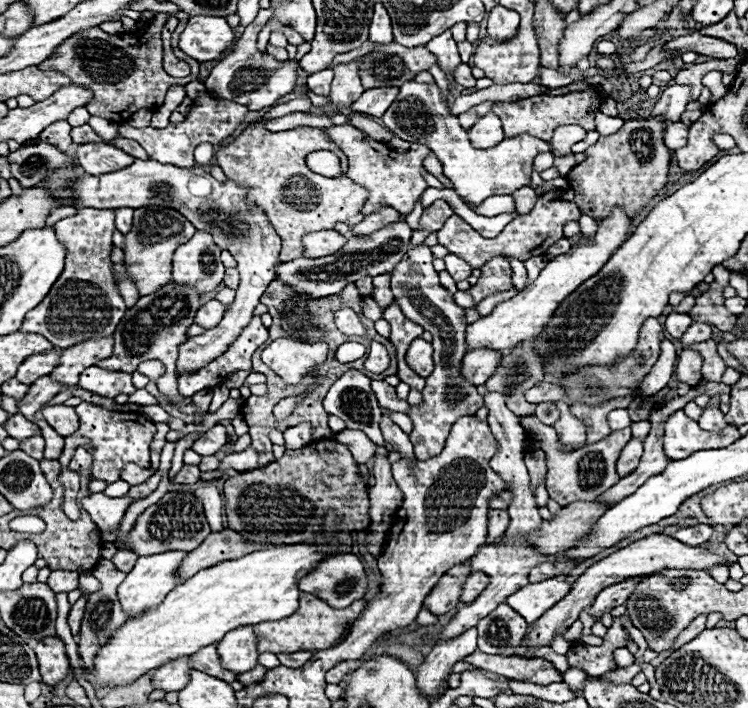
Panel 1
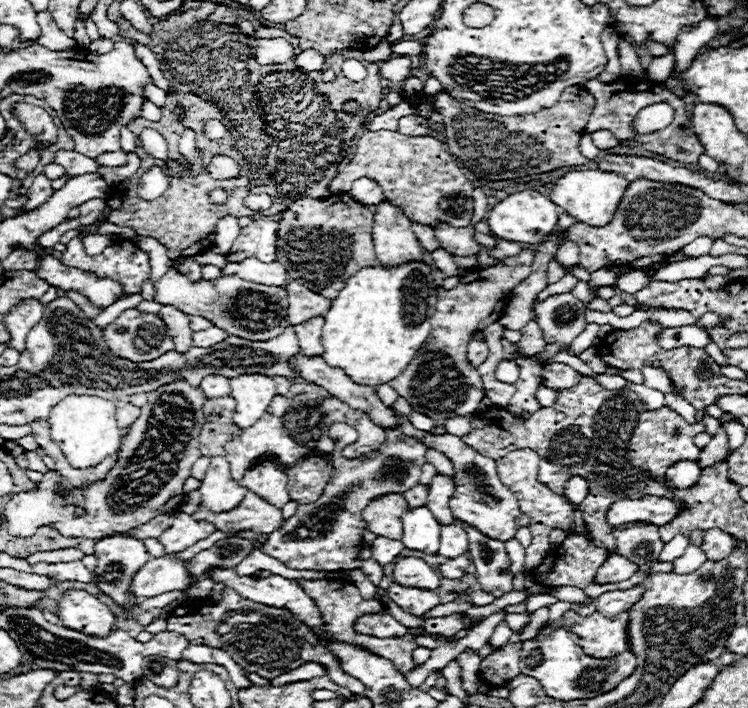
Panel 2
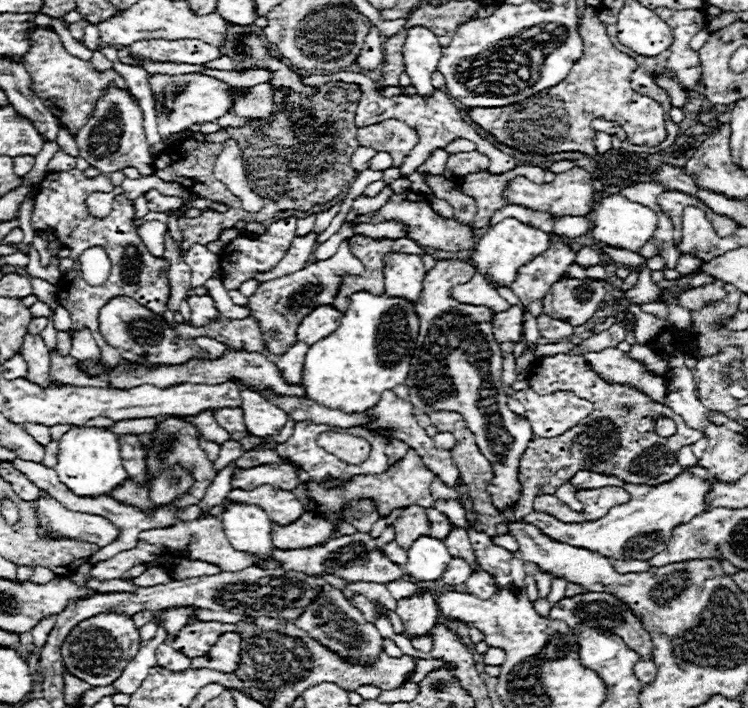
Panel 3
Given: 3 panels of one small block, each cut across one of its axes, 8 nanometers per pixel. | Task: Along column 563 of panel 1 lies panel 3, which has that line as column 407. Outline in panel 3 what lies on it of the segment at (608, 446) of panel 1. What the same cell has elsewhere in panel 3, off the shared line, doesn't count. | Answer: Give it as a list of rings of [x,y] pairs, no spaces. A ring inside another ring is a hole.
[[[408,448],[406,456],[400,458],[394,466],[390,466],[384,474],[378,474],[378,476],[356,476],[346,490],[328,490],[328,488],[322,488],[318,482],[310,482],[308,484],[308,492],[310,496],[314,498],[316,504],[320,504],[322,508],[328,508],[330,512],[338,514],[340,516],[340,506],[344,500],[358,500],[358,498],[364,498],[364,496],[370,496],[376,500],[378,504],[378,512],[380,516],[388,516],[394,508],[400,508],[400,506],[410,506],[410,504],[418,504],[422,508],[434,508],[434,498],[430,494],[430,484],[434,480],[434,472],[428,470],[424,464],[422,464],[422,458],[412,450]]]

